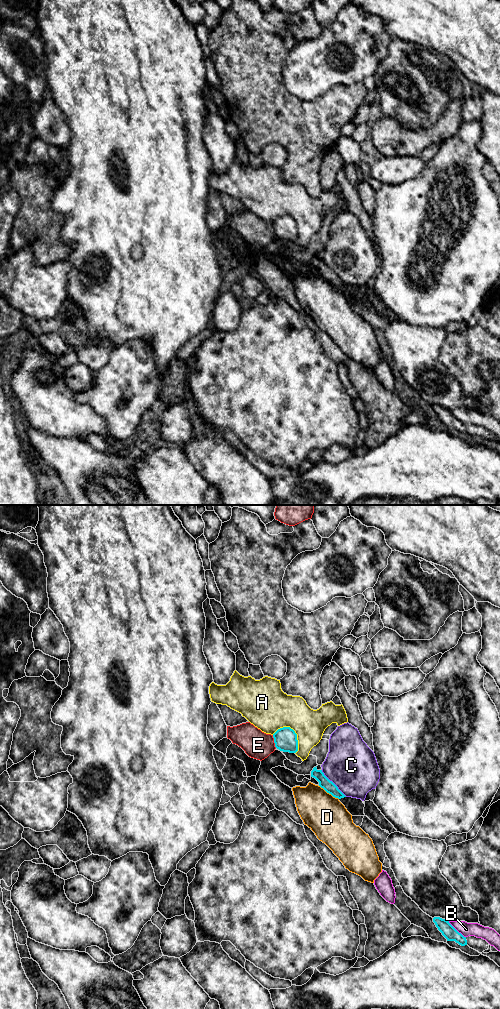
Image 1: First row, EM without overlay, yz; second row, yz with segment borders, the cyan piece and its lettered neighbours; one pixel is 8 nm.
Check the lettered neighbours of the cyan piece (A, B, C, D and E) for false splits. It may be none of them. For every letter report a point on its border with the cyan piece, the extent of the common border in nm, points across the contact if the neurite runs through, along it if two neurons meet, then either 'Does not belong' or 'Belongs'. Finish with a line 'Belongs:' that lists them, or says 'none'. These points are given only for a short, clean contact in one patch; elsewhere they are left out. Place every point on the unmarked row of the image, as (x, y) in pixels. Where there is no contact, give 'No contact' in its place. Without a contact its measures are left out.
A: Touches cyan at yz (296, 222). Shared border 260 nm. Does not belong
B: Touches cyan at yz (456, 418). Shared border 190 nm. Does not belong
C: Touches cyan at yz (333, 271). Shared border 300 nm. Does not belong
D: Touches cyan at yz (329, 281). Shared border 200 nm. Does not belong
E: Touches cyan at yz (274, 229). Shared border 110 nm. Boundary: yz (272, 223), (276, 235). Does not belong
Belongs: none

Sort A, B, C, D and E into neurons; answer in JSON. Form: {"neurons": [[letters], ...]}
{"neurons": [["A"], ["B"], ["C"], ["D"], ["E"]]}

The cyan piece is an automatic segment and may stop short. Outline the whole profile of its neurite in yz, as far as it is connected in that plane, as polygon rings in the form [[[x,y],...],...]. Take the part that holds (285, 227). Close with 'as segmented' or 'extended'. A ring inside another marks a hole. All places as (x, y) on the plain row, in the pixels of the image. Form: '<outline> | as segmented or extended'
[[[290,215],[278,217],[274,222],[275,235],[283,240],[296,241],[298,239],[297,222]]] | as segmented

